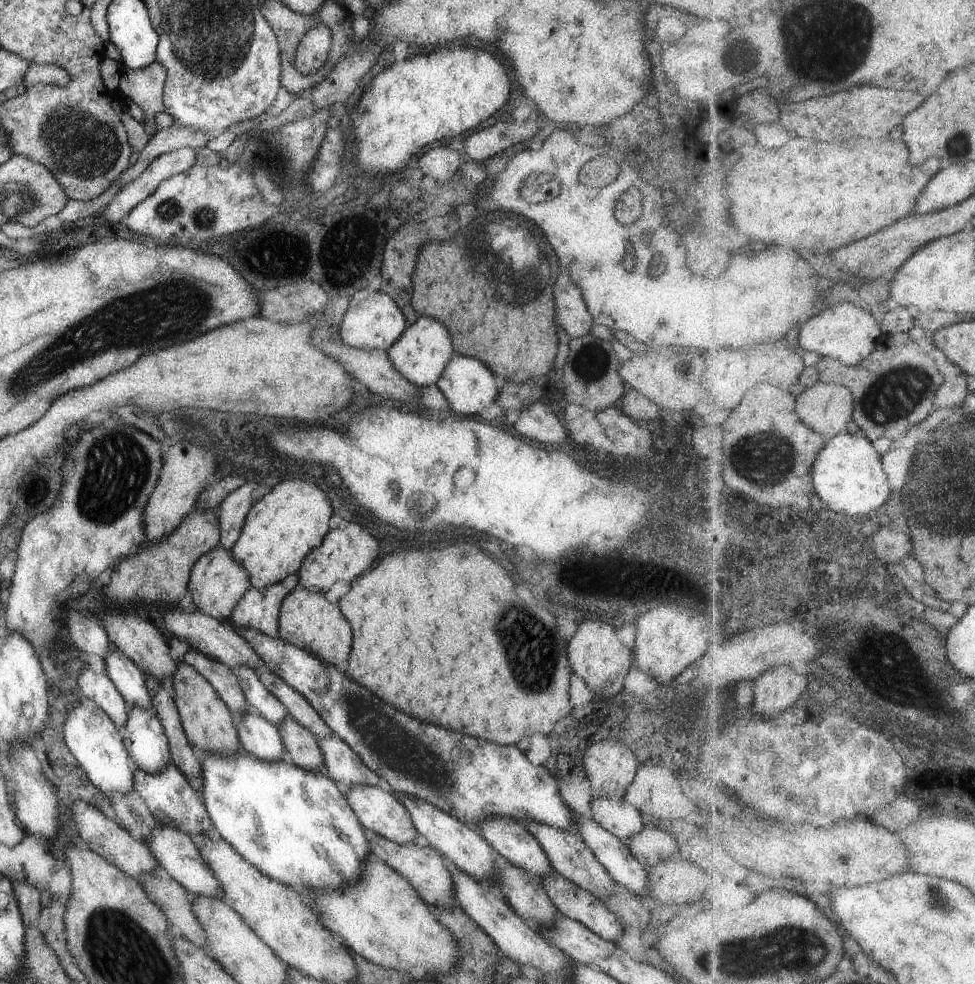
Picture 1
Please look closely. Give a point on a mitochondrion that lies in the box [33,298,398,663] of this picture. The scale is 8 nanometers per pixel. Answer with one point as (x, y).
(115, 487)

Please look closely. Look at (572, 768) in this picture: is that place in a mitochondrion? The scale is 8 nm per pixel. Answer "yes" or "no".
no

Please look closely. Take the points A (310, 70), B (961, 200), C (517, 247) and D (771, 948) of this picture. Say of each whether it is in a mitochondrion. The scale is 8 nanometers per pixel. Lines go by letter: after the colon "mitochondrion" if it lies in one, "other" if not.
A: other
B: other
C: mitochondrion
D: mitochondrion

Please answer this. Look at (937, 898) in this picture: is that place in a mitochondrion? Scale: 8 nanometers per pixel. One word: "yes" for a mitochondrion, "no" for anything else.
yes

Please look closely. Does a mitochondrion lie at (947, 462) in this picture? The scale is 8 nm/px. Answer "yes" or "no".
yes

